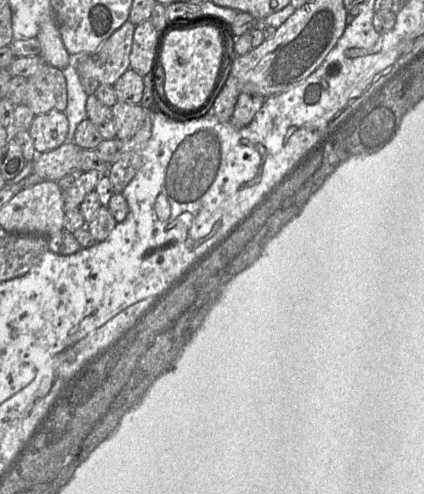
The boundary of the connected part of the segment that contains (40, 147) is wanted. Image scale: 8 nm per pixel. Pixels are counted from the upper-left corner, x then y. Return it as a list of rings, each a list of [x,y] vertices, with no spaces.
[[[51,110],[35,115],[28,131],[37,155],[43,154],[66,142],[68,120],[64,112]]]

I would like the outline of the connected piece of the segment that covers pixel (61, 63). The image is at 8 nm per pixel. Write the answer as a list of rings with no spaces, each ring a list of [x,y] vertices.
[[[52,8],[49,18],[44,19],[41,23],[36,38],[40,43],[40,57],[46,64],[64,69],[72,63],[73,57],[69,55],[64,47]]]

